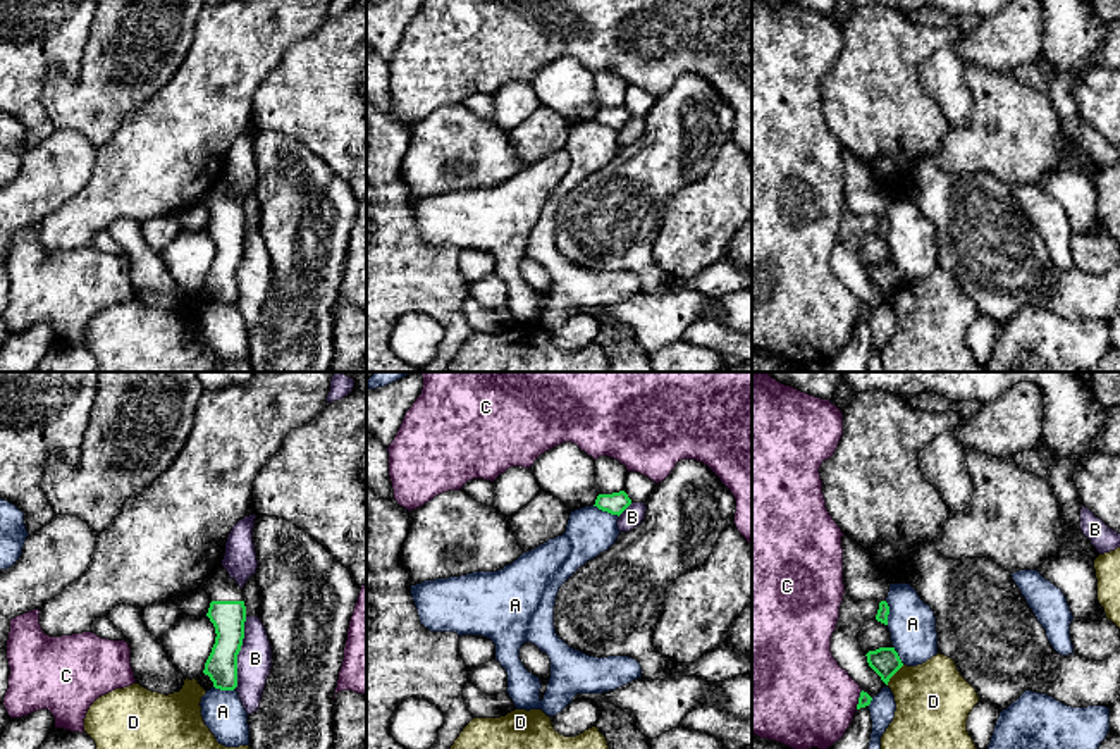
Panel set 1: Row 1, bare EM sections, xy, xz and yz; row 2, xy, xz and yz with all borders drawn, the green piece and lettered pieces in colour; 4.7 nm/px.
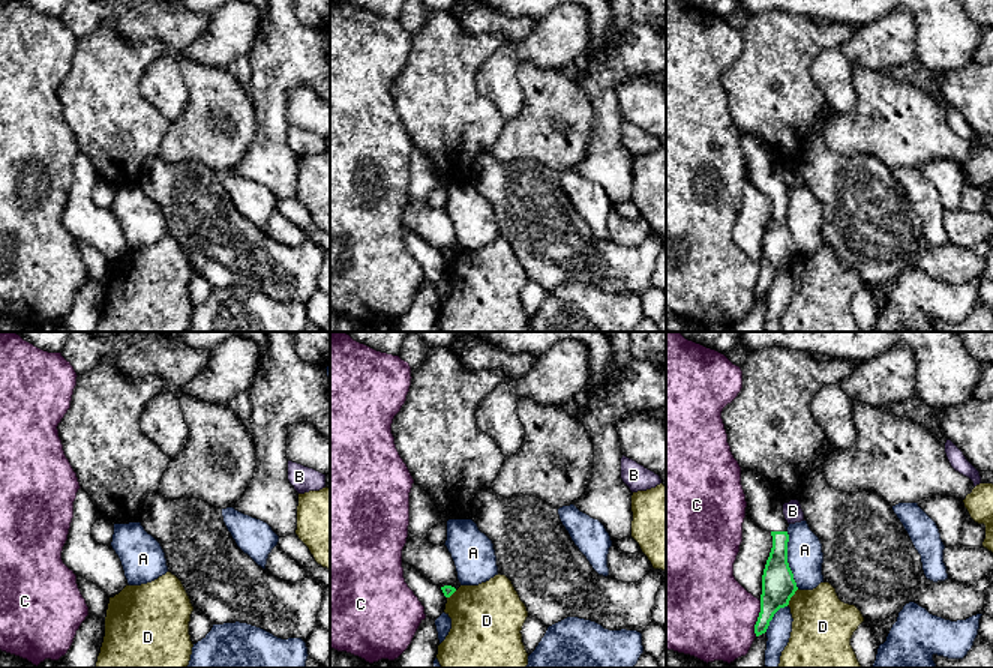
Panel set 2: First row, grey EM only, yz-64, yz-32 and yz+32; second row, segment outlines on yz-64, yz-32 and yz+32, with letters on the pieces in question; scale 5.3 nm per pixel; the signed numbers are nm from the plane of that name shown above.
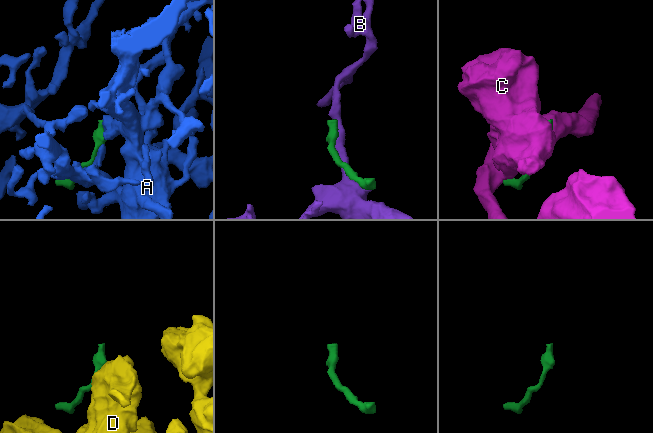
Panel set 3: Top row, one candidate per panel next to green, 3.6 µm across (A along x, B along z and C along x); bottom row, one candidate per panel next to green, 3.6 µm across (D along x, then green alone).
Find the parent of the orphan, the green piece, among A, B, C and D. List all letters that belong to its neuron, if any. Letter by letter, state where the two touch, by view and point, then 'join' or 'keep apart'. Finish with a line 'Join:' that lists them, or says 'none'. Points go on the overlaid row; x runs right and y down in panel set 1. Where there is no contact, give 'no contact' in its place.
A: xz (606, 510) | keep apart
B: xy (238, 653) | keep apart
C: yz (859, 699) | keep apart
D: yz (893, 674) | keep apart
Join: none

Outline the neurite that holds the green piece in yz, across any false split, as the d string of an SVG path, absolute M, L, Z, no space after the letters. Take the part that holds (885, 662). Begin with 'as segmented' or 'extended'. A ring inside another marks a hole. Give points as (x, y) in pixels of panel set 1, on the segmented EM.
extended | M848 535L841 537L843 548L843 584L853 601L877 599L877 615L865 622L858 642L867 656L869 666L888 685L889 678L903 666L893 647L888 630L889 606L886 603L889 580L879 572L867 551Z

